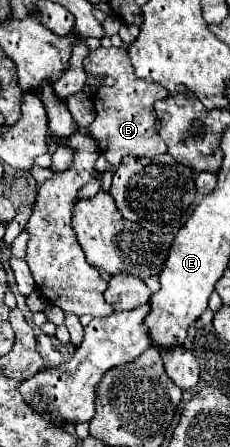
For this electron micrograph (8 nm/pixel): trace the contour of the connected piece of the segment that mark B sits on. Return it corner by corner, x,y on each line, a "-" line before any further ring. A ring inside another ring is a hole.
98,47
84,59
86,73
94,75
110,75
114,79
114,85
100,87
94,93
94,107
96,107
96,119
88,127
90,135
100,147
100,153
106,157
106,161
112,167
118,167
122,163
124,155
136,155
136,157
158,157
166,153
166,145
160,139
156,131
156,117
154,117
154,103
164,99
166,93
160,89
160,85
152,85
148,81
140,81
132,73
132,65
128,65
128,53
118,47
-
102,89
114,89
106,93
106,105
104,105
104,93

